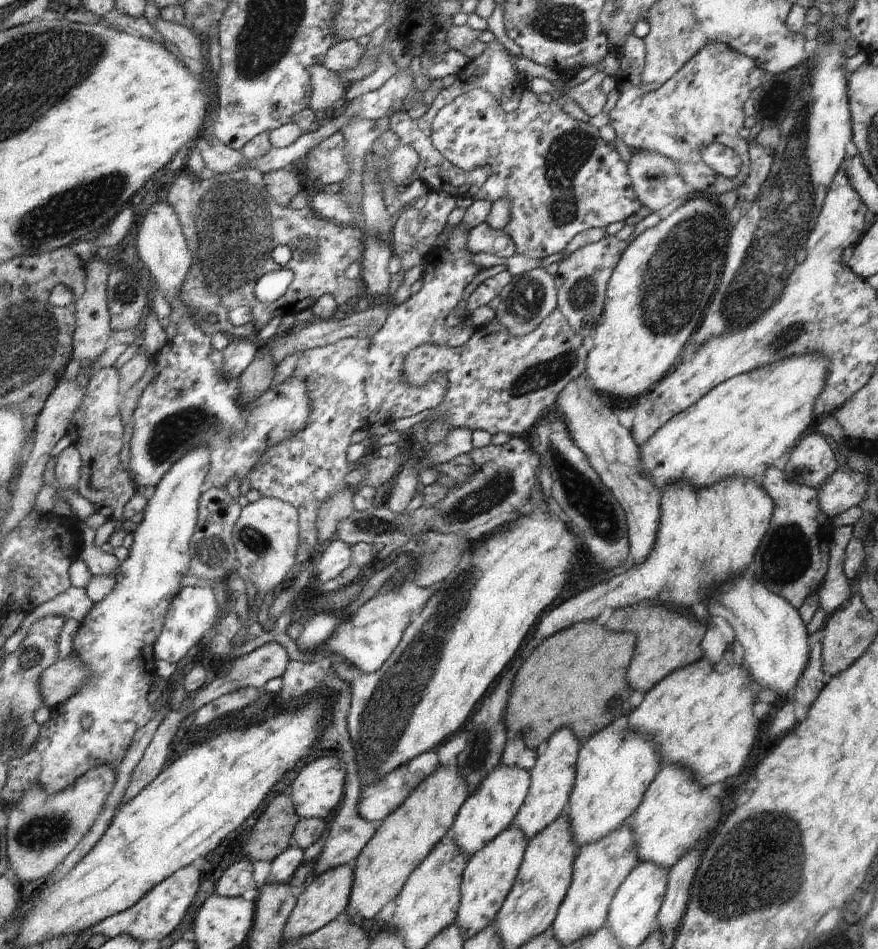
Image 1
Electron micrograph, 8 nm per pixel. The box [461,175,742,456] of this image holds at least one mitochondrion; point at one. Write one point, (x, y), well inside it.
(672, 295)

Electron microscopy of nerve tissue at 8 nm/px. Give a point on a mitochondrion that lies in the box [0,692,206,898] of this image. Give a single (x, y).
(42, 832)

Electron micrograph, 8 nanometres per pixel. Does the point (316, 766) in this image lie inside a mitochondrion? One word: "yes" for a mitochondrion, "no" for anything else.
no

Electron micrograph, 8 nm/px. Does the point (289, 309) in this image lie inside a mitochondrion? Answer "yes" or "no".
no

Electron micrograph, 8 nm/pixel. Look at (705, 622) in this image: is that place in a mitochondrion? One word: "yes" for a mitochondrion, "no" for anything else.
no

